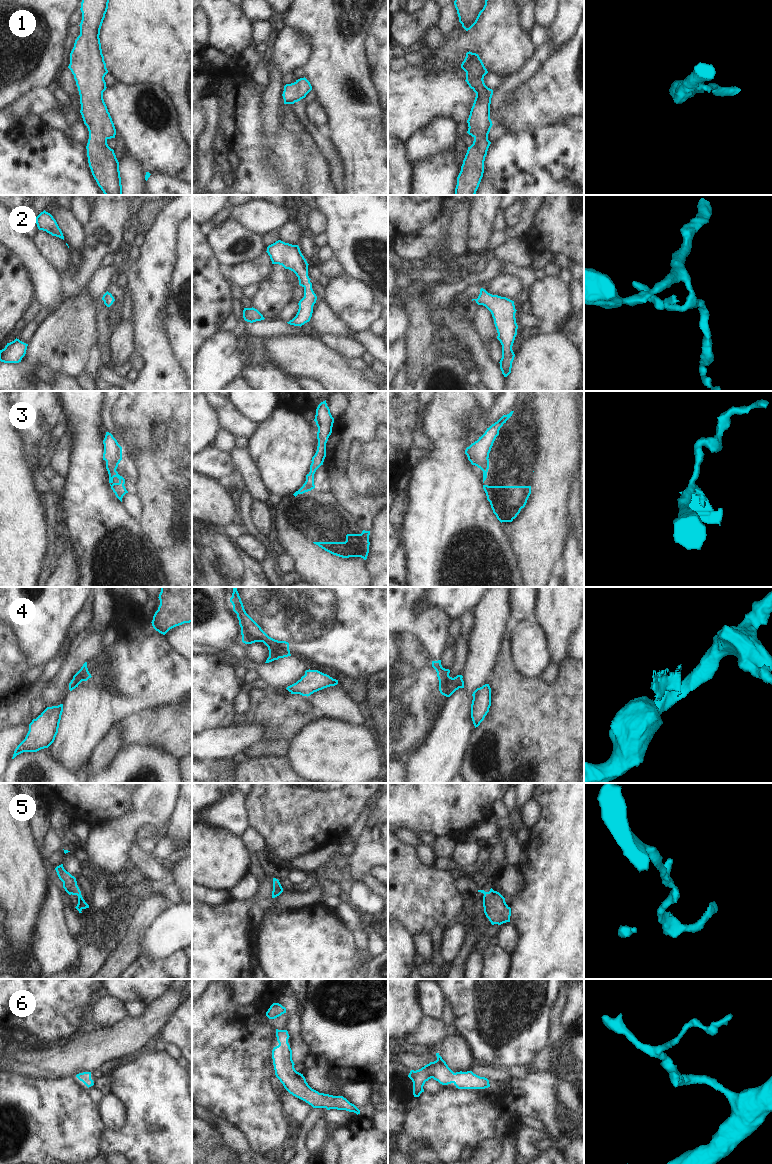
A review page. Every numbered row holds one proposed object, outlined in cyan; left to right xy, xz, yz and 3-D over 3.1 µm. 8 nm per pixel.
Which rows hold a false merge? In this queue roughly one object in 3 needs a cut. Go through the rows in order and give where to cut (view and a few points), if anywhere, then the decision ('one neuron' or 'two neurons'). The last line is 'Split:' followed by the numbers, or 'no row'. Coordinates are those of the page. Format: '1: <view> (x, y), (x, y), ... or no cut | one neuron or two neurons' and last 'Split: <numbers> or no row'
1: no cut | one neuron
2: no cut | one neuron
3: xy (106, 462), (115, 470) | two neurons
4: yz (461, 677), (457, 680), (458, 688) | two neurons
5: no cut | one neuron
6: no cut | one neuron
Split: 3, 4

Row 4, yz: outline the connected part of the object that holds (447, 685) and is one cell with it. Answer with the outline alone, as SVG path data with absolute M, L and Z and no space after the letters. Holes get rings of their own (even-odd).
M441 660L432 661L432 667L437 672L440 693L446 697L450 697L456 690L459 689L457 685L457 680L459 678L463 678L463 676L457 675L454 678L450 677L450 670L442 667Z

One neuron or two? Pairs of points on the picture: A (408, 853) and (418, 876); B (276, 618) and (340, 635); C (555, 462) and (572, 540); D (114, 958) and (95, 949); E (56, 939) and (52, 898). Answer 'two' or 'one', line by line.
A: one
B: one
C: two
D: two
E: one

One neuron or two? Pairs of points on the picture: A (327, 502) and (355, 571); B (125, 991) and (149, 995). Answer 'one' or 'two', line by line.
A: one
B: one

